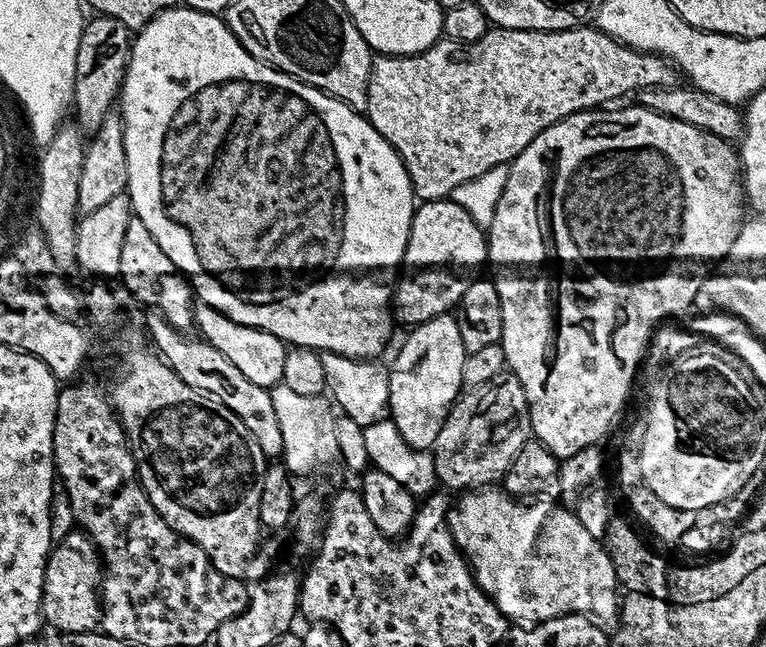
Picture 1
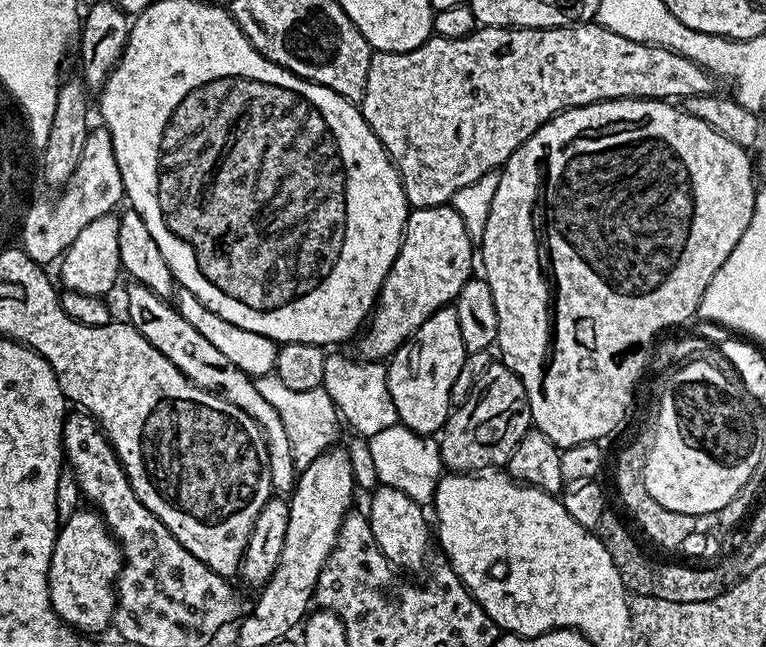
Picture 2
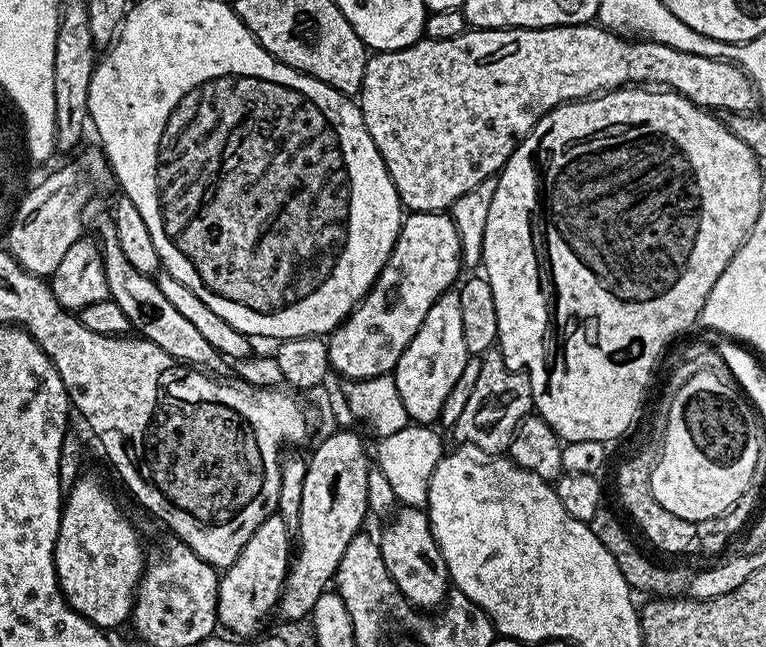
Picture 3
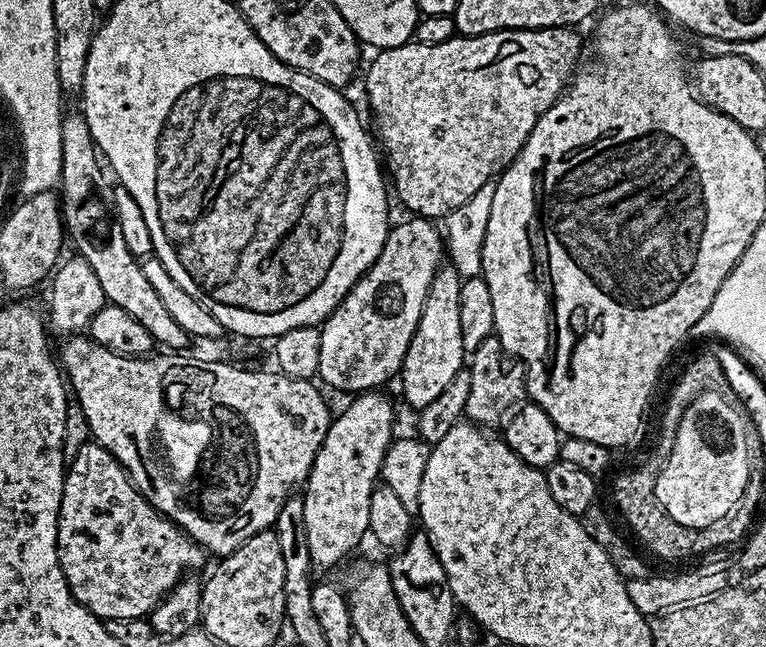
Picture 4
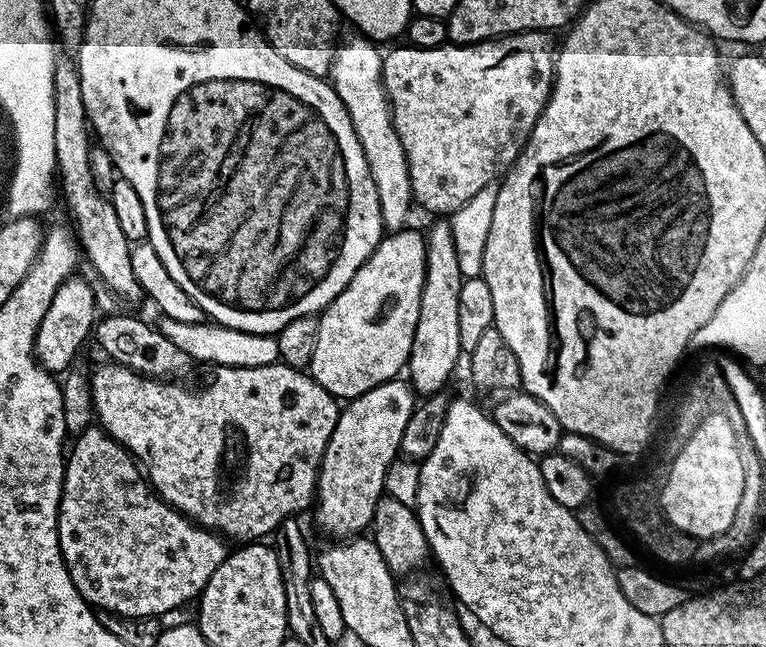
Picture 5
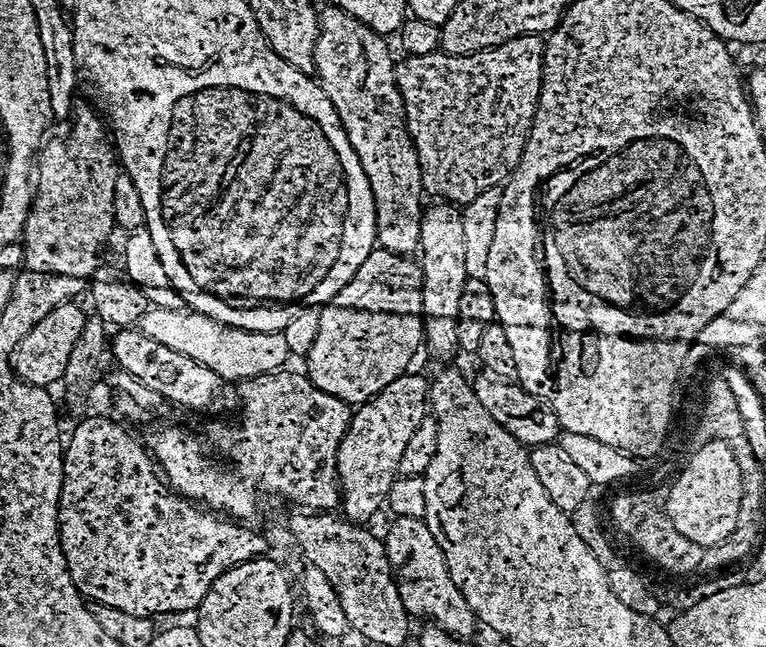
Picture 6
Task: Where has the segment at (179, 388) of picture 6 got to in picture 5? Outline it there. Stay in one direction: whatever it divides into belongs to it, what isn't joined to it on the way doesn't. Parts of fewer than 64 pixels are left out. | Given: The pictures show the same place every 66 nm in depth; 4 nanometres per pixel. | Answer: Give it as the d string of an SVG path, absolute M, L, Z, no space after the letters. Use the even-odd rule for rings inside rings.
M122 312L105 315L94 329L94 340L97 340L113 363L129 368L148 379L161 379L165 382L182 380L194 367L192 356L178 349L158 328L153 325L151 327L134 316L122 315Z

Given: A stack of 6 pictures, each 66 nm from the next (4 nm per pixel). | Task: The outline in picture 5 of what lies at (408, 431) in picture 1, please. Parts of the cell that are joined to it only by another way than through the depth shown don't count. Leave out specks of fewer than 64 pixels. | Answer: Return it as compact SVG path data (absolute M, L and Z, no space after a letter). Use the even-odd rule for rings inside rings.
M436 222L426 232L426 274L420 299L418 326L414 330L412 352L408 356L407 371L412 371L410 383L417 393L436 394L452 376L456 363L462 359L458 342L458 290L462 290L466 277L458 266L458 250L454 246L451 223Z

